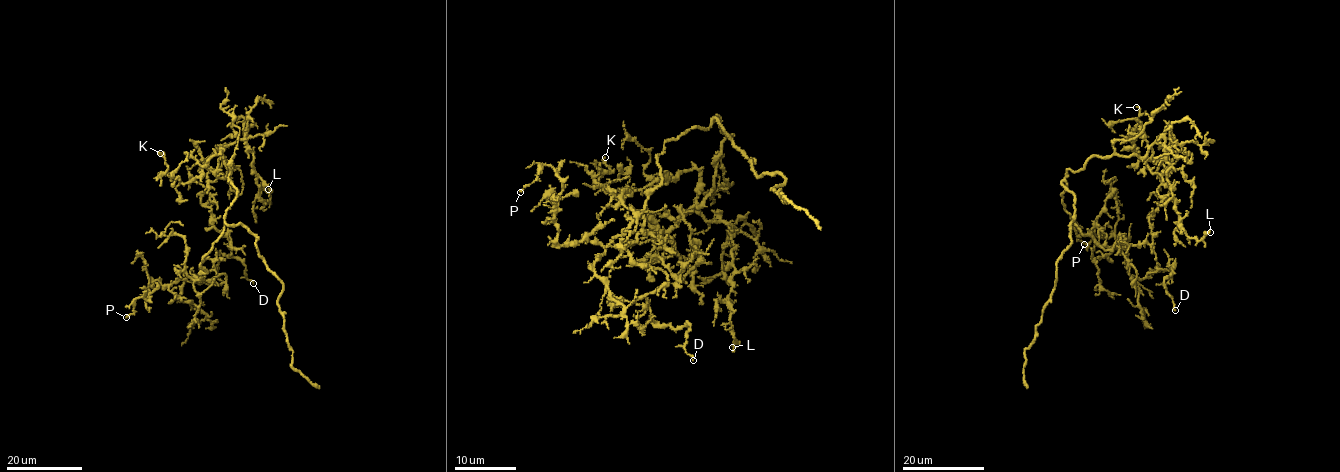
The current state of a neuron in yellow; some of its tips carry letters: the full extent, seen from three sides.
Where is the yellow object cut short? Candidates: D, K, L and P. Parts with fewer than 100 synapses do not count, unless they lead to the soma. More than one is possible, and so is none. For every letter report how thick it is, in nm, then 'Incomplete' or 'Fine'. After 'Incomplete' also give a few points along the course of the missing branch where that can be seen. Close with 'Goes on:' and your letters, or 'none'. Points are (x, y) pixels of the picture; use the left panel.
D: Thickness 120 nm. Fine
K: Thickness 100 nm. Fine
L: Thickness 140 nm. Fine
P: Thickness 120 nm. Fine
Goes on: none

